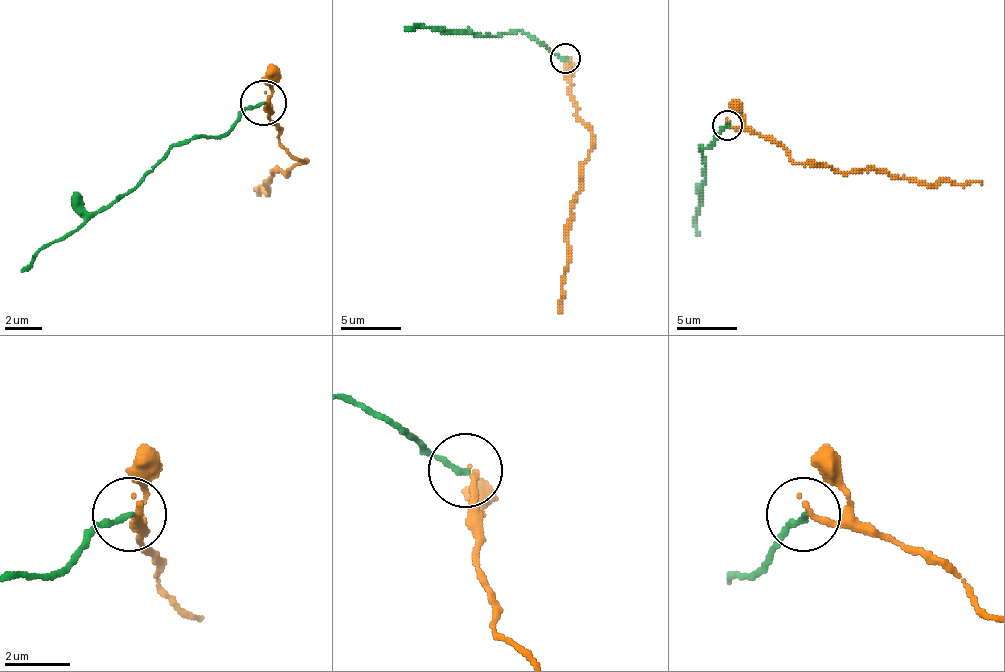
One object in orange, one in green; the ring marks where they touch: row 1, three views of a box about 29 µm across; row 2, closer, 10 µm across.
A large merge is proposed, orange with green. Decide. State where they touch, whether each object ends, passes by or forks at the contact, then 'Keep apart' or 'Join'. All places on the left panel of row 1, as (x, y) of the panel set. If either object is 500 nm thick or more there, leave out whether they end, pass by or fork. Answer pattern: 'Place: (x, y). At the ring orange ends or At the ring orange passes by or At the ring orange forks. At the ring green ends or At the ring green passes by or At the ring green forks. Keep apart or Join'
Place: (263, 102). At the ring orange ends. At the ring green ends. Keep apart

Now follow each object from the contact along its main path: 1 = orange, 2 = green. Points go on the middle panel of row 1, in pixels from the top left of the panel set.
1: (567, 60), (570, 99), (591, 132), (591, 150), (567, 231), (558, 312)
2: (564, 57), (513, 30), (480, 36), (423, 27), (405, 30)

